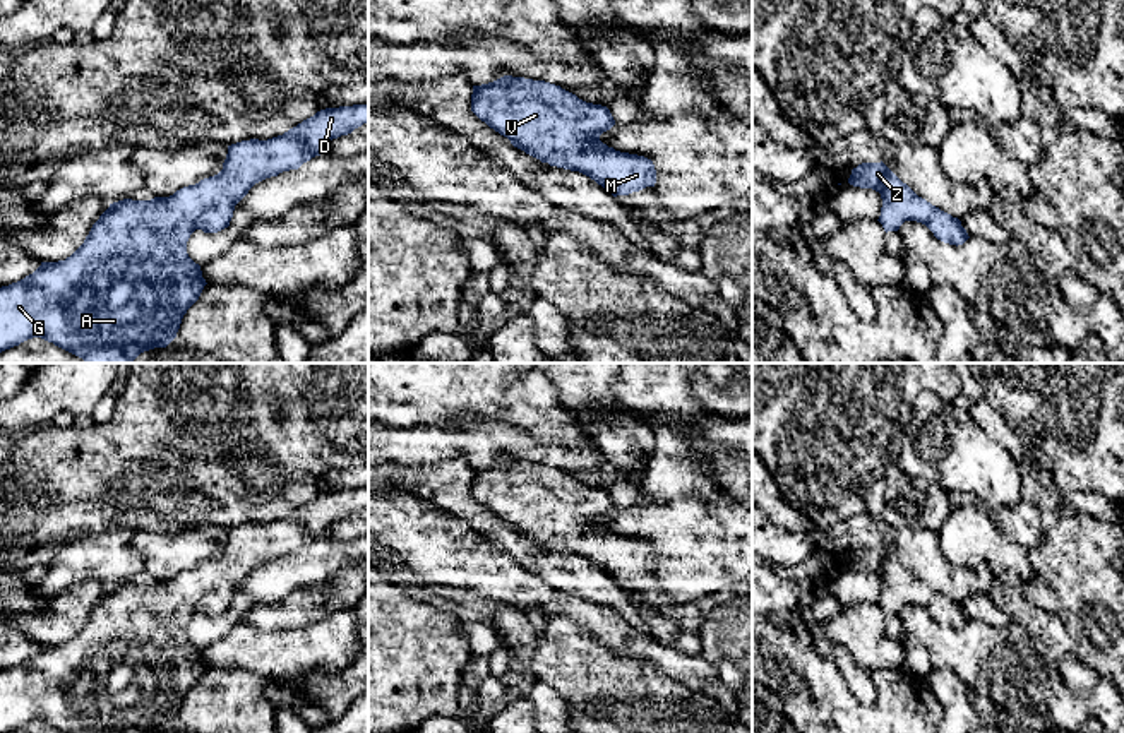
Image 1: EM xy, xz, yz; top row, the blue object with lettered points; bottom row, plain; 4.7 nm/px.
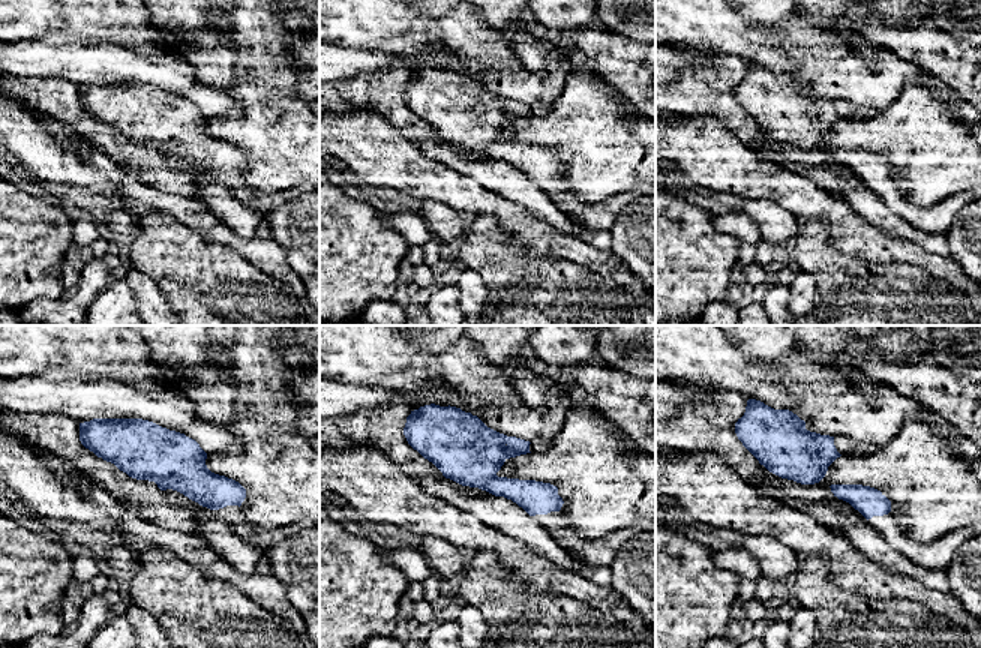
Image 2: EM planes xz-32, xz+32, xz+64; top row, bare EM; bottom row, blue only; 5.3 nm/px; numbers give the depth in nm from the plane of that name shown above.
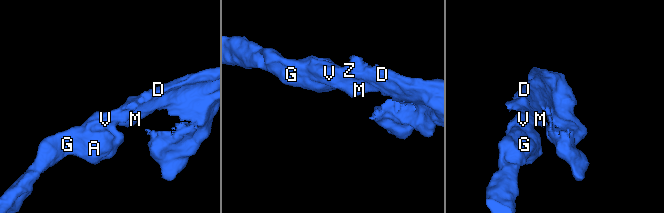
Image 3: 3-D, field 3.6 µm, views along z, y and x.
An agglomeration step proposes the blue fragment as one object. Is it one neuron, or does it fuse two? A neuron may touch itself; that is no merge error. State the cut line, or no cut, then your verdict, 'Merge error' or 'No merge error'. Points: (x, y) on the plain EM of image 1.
No split. No merge error

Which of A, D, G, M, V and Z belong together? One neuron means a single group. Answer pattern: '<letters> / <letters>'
A D G M V Z

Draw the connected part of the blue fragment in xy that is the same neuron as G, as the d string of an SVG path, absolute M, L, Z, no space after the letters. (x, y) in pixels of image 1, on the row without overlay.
M368 488L326 492L283 519L228 529L223 553L170 581L123 582L93 608L84 627L65 644L41 646L24 663L0 671L0 733L41 721L62 733L166 731L204 670L200 649L187 637L195 613L218 617L230 610L235 589L248 574L326 536L332 522L368 505Z

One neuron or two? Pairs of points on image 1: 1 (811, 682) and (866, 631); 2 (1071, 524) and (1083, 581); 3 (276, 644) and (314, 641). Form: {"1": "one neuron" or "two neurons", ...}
{"1": "two neurons", "2": "one neuron", "3": "one neuron"}

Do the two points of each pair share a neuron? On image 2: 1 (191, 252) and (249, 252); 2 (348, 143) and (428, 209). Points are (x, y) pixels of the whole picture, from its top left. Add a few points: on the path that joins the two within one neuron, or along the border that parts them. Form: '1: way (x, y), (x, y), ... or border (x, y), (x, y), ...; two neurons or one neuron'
1: border (204, 240), (234, 249), (266, 273); two neurons
2: border (423, 200), (441, 201), (456, 212); two neurons

